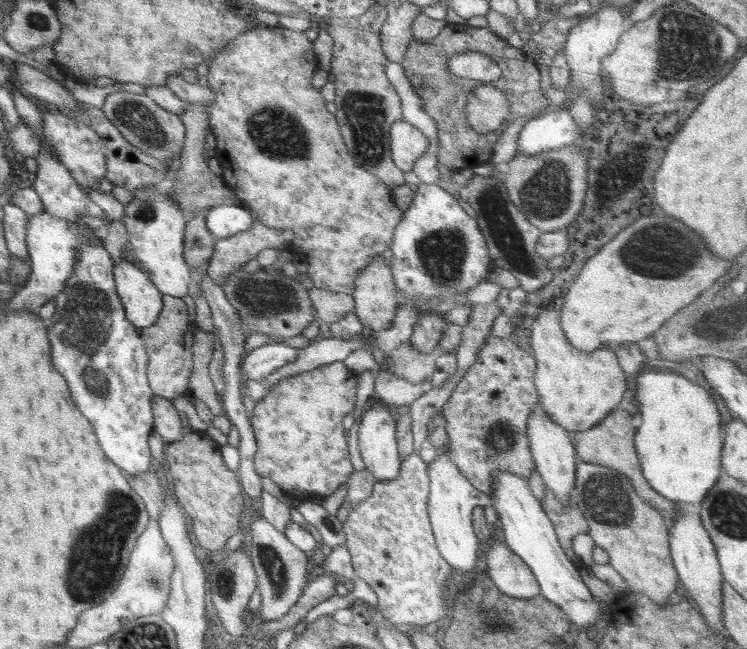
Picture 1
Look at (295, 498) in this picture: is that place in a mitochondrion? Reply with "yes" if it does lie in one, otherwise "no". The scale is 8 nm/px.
no

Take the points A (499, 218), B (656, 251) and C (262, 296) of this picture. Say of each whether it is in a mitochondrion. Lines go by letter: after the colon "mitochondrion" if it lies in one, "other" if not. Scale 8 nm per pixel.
A: mitochondrion
B: mitochondrion
C: mitochondrion

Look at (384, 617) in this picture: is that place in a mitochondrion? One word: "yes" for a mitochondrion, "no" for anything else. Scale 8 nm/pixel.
no

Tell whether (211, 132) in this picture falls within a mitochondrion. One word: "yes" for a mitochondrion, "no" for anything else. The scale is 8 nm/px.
no

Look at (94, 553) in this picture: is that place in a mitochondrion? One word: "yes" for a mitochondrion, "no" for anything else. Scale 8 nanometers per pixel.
yes

